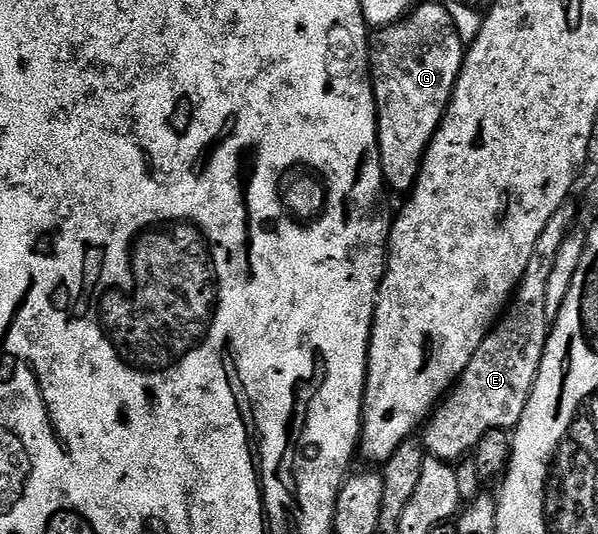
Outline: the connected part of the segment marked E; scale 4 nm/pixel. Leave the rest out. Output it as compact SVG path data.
M571 201L562 203L557 209L557 213L553 213L553 217L549 217L549 225L545 225L545 233L541 233L541 237L537 237L537 246L533 249L533 257L529 257L529 265L525 268L519 287L506 308L505 314L491 328L485 341L481 341L477 353L473 353L473 357L466 369L463 370L463 375L459 378L458 383L451 388L446 398L440 402L428 418L425 430L421 435L421 442L430 458L441 459L452 465L458 464L476 450L478 443L487 433L494 430L510 432L521 421L521 417L525 413L525 405L529 405L533 385L539 376L541 357L545 357L547 339L551 336L552 320L548 319L545 313L545 296L549 285L549 273L553 270L553 261L557 261L557 253L560 252L561 245L576 226L573 204L574 202Z

